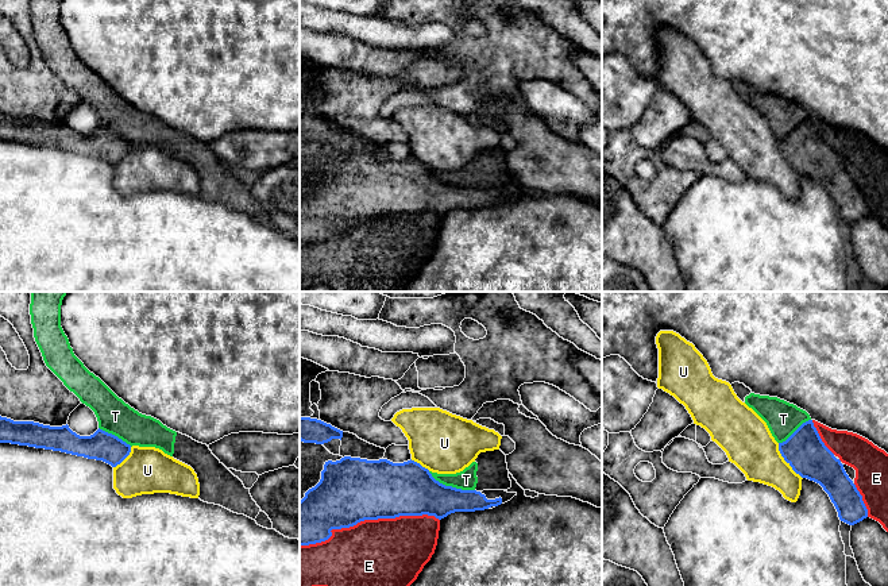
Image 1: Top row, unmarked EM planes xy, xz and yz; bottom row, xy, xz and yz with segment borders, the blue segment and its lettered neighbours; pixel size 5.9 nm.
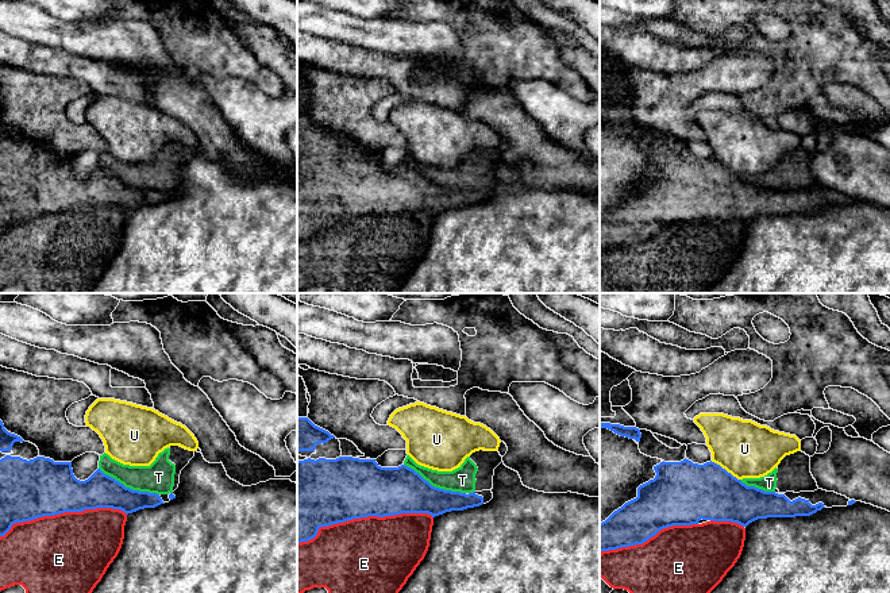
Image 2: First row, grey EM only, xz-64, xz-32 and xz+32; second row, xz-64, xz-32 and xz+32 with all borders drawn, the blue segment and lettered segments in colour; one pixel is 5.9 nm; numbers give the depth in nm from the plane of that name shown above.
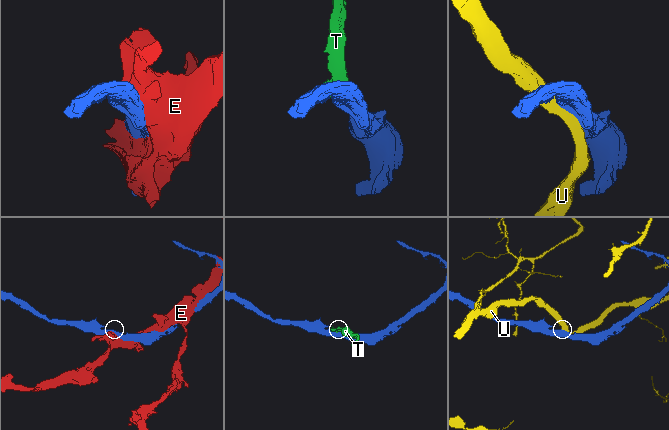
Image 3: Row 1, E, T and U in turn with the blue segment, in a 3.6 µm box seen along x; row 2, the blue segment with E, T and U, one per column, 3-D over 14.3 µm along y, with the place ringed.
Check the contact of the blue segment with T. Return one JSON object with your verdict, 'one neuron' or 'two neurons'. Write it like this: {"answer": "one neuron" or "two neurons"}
{"answer": "two neurons"}

